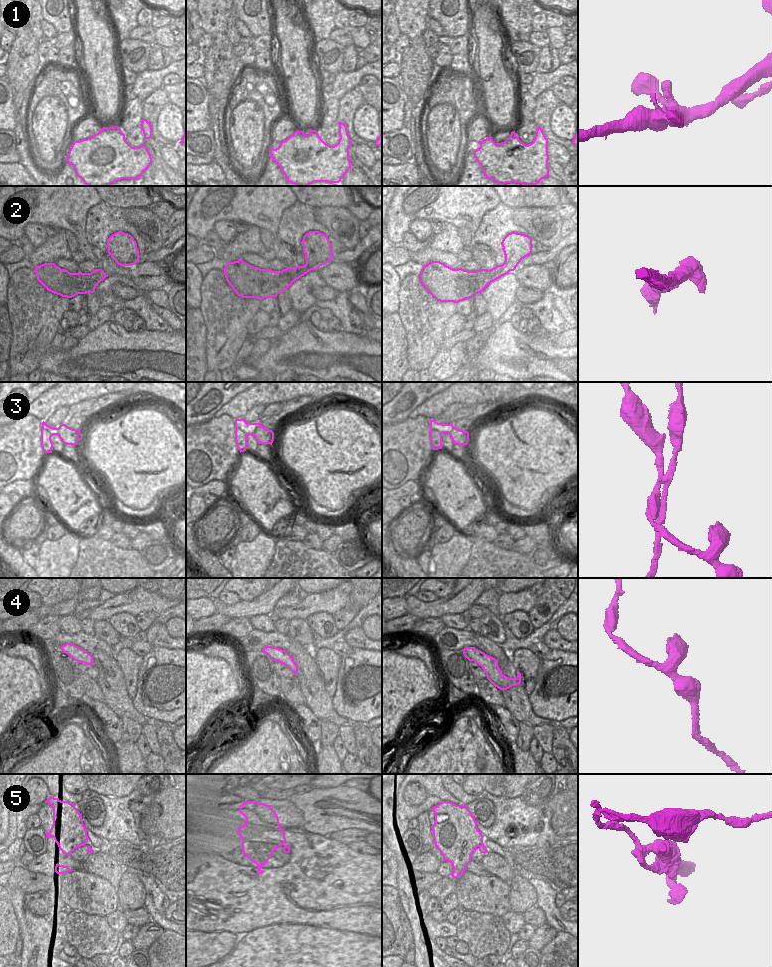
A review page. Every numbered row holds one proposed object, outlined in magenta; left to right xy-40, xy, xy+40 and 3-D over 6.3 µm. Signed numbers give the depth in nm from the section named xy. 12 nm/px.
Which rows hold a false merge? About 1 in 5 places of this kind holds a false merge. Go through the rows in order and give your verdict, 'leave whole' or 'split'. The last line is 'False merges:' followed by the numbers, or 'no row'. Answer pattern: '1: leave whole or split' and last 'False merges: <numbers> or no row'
1: leave whole
2: leave whole
3: split
4: leave whole
5: split
False merges: 3, 5

